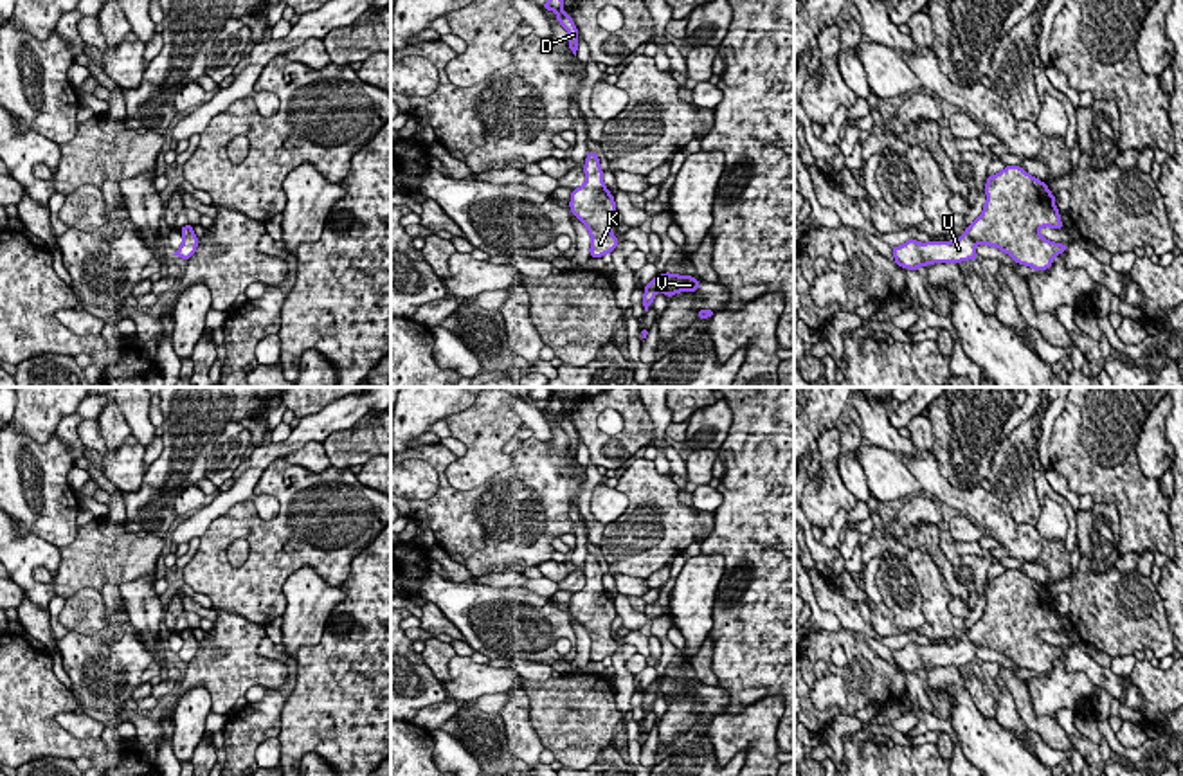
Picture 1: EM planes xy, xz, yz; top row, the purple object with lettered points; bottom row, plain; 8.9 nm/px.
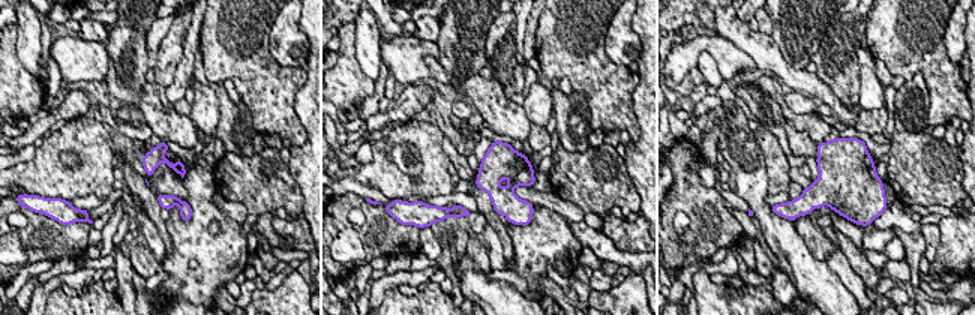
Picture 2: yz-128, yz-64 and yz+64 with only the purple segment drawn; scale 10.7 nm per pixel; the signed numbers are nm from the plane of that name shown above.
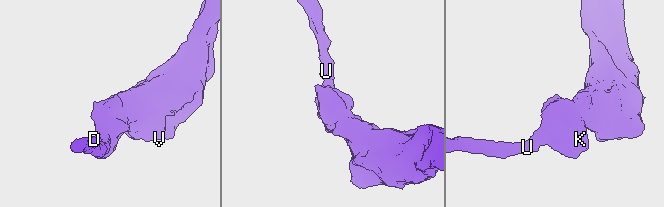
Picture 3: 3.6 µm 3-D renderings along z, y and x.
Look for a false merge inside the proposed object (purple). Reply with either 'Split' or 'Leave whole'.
Leave whole

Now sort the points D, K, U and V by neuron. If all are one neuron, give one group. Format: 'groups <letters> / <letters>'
groups D K U V

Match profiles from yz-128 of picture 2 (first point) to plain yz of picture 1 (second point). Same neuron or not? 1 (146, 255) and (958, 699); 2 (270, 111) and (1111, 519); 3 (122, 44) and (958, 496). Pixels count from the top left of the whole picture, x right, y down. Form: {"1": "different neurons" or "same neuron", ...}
{"1": "different neurons", "2": "different neurons", "3": "different neurons"}

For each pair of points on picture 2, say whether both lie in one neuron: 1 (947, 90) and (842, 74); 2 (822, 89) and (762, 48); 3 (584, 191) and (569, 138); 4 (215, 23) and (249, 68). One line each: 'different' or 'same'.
1: different
2: same
3: different
4: same

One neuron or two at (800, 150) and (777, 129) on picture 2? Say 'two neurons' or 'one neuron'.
two neurons

